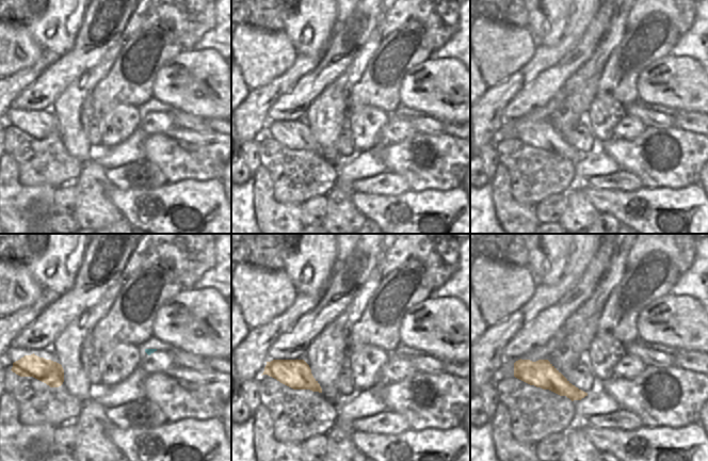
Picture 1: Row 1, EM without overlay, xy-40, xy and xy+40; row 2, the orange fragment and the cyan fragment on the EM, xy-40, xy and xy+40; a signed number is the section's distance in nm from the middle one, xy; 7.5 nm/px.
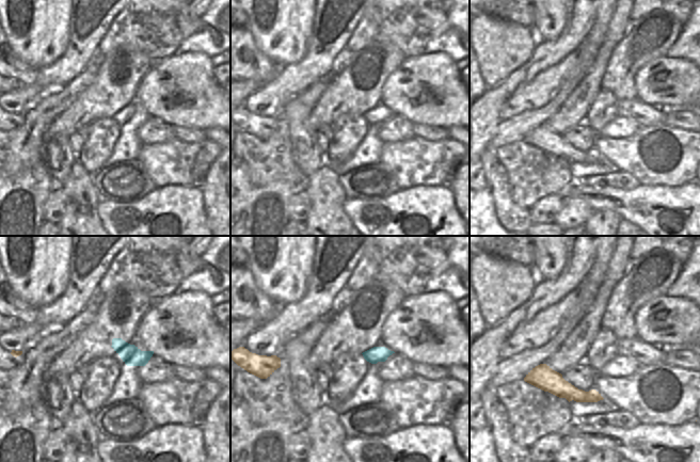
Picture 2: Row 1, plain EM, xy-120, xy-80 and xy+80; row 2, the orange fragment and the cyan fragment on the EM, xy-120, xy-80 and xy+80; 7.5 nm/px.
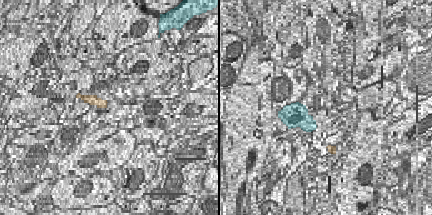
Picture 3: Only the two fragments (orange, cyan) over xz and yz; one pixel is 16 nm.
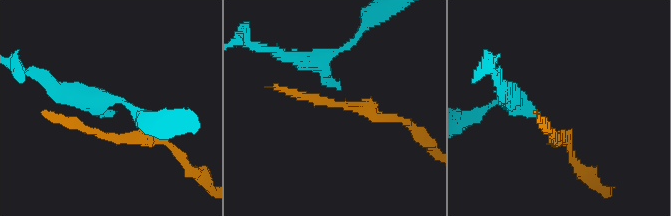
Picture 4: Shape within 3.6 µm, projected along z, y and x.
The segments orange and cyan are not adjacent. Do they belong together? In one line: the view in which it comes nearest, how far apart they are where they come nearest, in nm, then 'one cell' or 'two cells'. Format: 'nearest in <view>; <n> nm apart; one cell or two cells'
nearest in xy-40; 650 nm apart; one cell

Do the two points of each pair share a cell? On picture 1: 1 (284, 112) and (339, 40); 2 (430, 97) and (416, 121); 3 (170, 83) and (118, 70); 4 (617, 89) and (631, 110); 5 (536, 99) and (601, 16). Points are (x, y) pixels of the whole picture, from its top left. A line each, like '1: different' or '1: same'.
1: same
2: different
3: different
4: different
5: same

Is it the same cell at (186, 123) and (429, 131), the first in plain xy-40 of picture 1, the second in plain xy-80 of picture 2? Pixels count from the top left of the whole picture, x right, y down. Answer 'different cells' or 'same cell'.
same cell

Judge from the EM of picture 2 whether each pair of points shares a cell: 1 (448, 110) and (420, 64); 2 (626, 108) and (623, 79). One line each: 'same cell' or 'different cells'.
1: same cell
2: different cells

